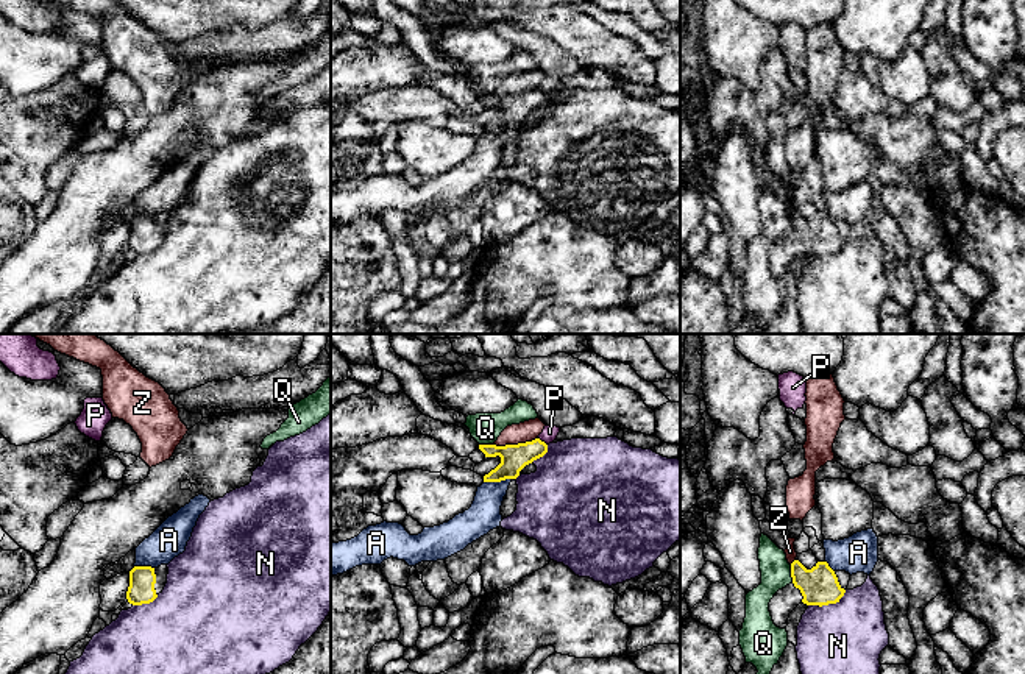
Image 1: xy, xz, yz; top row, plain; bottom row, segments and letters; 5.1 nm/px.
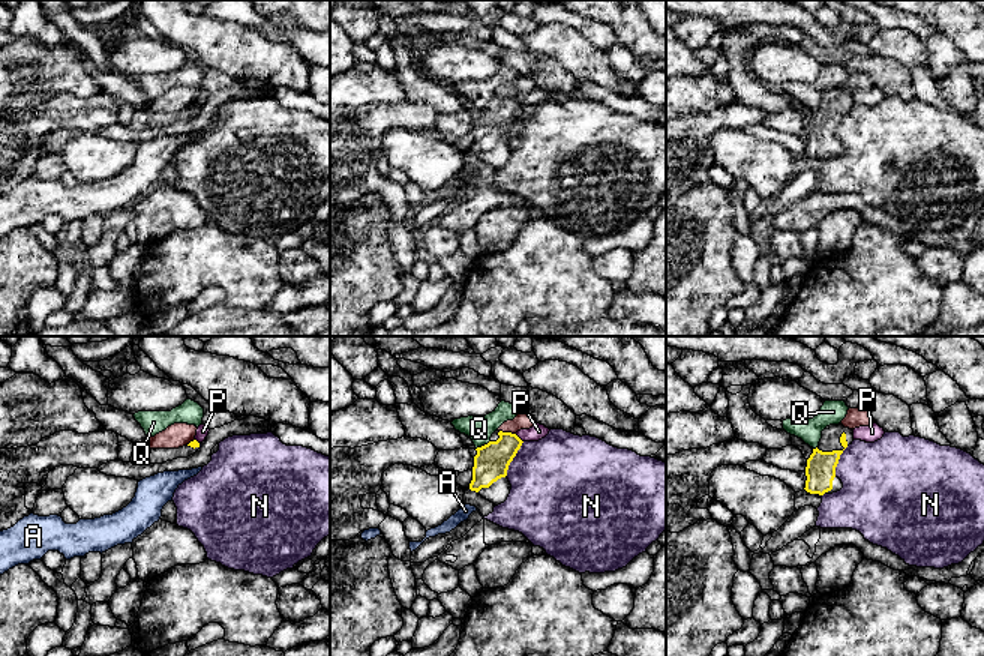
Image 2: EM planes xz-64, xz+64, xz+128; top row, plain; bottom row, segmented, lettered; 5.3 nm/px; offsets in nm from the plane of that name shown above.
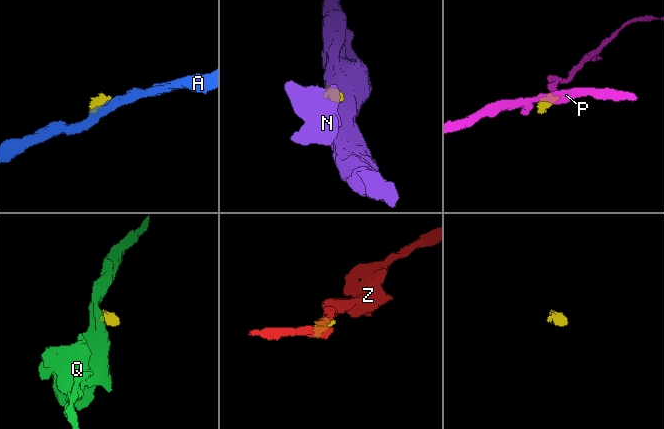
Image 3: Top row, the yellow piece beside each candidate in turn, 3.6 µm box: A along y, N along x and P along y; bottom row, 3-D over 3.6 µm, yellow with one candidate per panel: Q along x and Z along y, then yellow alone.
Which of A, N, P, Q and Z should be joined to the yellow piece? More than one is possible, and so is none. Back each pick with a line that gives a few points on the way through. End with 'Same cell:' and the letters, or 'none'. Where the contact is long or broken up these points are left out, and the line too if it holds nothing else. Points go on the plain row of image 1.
Same cell: none

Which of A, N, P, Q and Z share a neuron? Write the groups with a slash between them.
A / N / P / Q / Z

